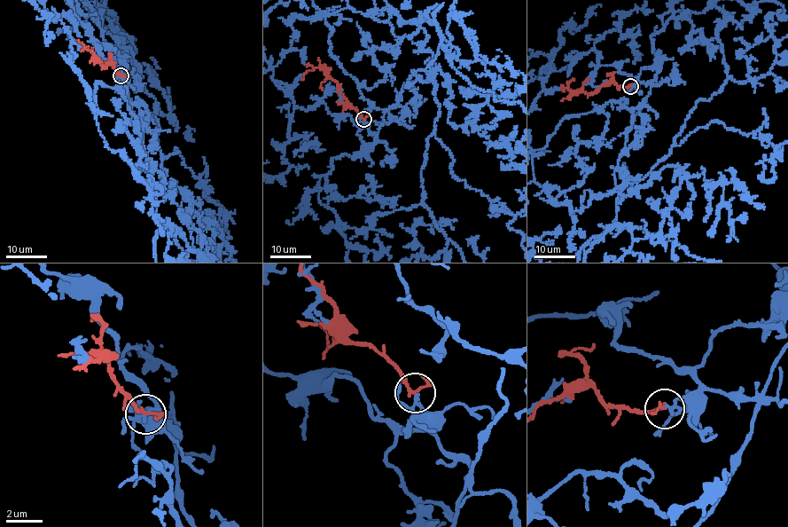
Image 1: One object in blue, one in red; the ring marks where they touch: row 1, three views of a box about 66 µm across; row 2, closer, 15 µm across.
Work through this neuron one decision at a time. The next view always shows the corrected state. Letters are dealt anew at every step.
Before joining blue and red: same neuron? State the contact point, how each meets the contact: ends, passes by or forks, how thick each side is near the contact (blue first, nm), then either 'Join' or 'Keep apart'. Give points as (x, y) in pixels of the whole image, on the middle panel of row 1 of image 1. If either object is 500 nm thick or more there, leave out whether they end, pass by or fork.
Place: (363, 119). At the ring blue passes by. At the ring red passes by. Thickness 160 nm (blue) against 160 nm. Keep apart

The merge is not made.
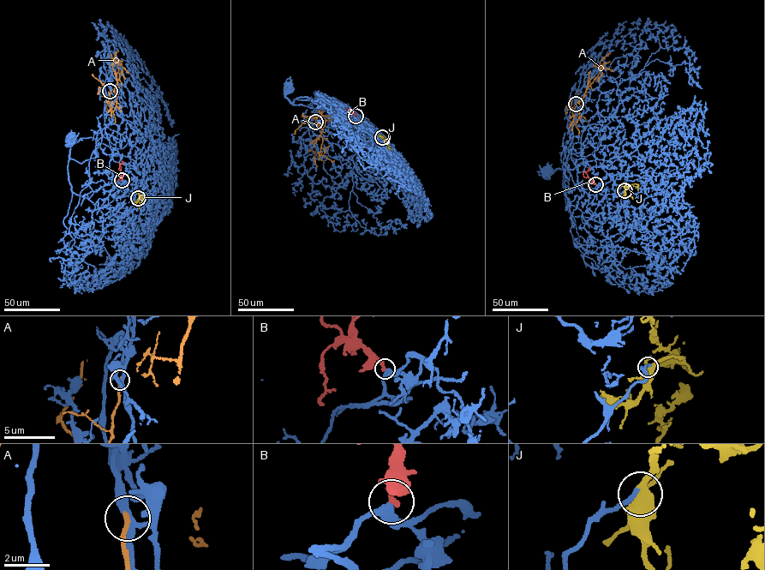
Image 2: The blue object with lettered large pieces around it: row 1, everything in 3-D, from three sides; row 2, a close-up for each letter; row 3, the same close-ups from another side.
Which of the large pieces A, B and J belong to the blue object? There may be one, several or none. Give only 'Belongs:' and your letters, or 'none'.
Belongs: B, J

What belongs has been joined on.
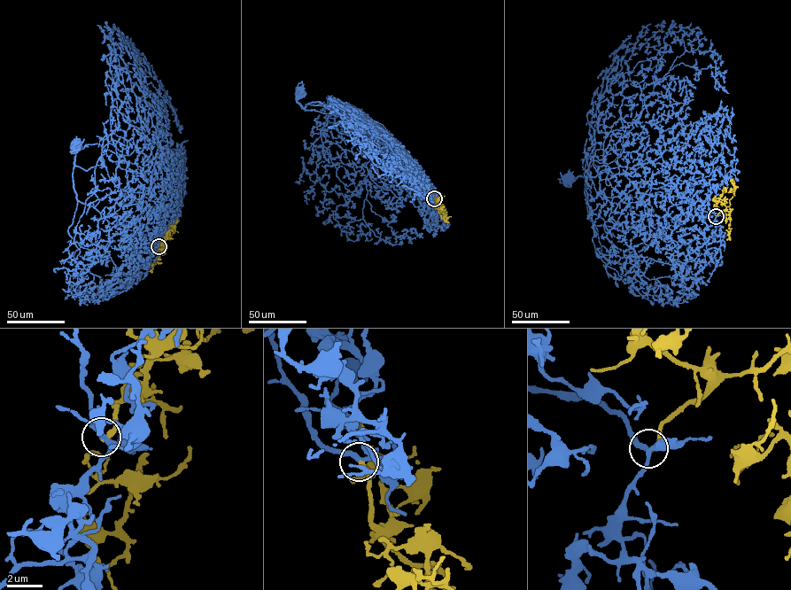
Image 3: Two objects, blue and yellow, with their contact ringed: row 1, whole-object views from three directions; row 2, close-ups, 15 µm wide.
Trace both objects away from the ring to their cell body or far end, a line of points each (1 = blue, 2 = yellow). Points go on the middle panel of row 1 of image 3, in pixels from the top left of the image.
1: (434, 198), (422, 182), (423, 176), (413, 169), (383, 133), (347, 116), (305, 110), (297, 101), (299, 91)
2: (434, 198), (440, 207), (438, 212), (441, 208), (437, 208), (435, 205)

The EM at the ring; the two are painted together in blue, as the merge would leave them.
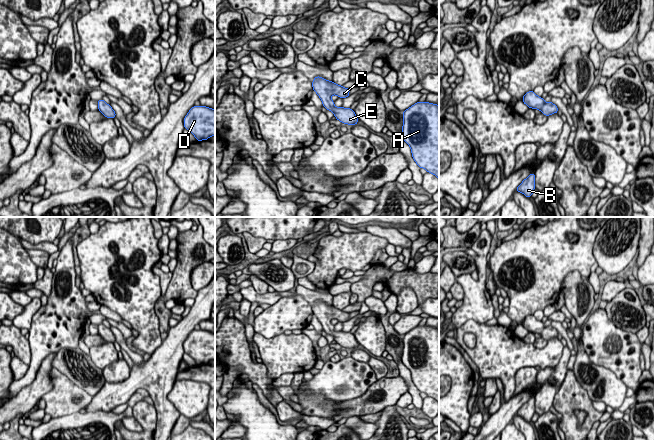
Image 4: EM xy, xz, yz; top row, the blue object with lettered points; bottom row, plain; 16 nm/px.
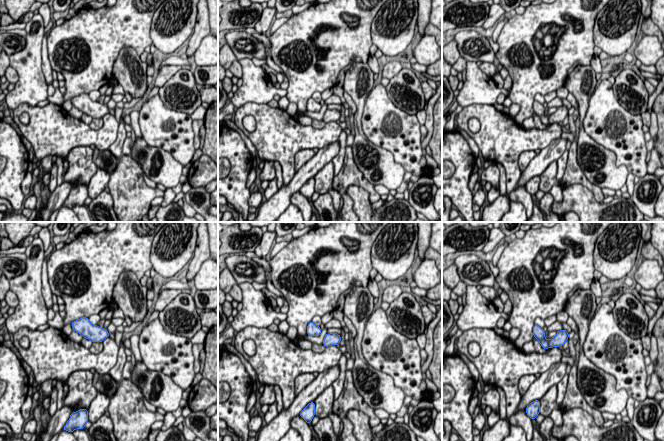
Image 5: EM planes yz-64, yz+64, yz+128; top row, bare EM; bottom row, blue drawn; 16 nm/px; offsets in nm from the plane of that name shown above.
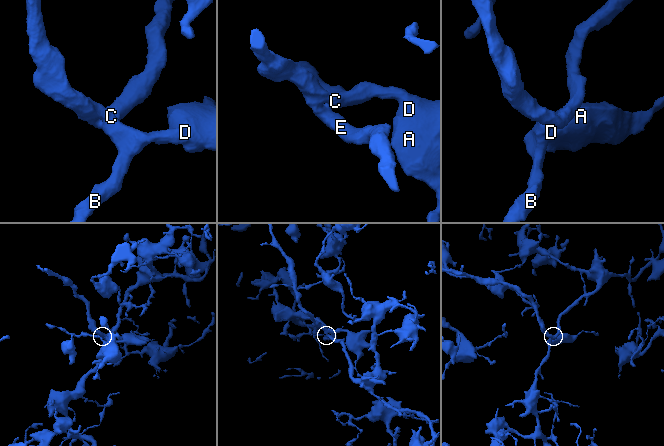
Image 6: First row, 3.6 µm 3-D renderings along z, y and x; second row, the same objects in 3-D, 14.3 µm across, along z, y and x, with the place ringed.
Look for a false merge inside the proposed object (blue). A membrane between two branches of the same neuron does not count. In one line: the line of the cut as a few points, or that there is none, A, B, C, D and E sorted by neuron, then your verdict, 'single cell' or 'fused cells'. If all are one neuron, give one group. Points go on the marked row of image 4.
no cut; A B C D E; single cell

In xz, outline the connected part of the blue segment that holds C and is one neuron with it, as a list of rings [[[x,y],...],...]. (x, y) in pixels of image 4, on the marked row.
[[[320,76],[314,78],[312,82],[313,90],[322,100],[323,106],[334,113],[337,120],[344,124],[355,125],[358,123],[354,110],[350,108],[336,107],[331,99],[332,95],[337,95],[339,98],[346,98],[350,94],[350,89],[344,88],[341,85],[335,84],[333,81],[328,81]]]

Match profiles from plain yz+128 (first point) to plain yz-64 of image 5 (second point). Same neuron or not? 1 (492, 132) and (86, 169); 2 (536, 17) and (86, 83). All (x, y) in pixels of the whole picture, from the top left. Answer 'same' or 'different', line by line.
1: different
2: same

